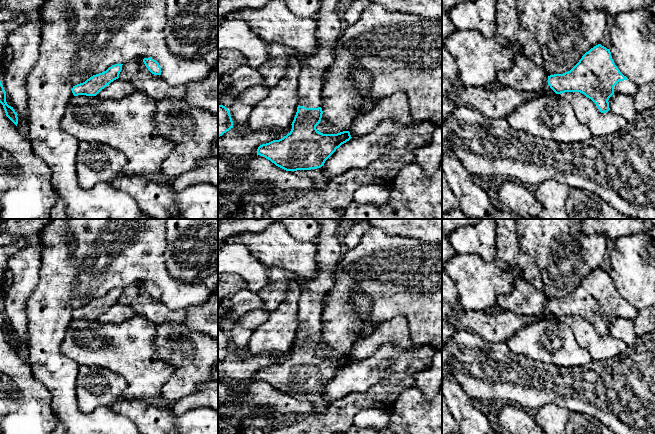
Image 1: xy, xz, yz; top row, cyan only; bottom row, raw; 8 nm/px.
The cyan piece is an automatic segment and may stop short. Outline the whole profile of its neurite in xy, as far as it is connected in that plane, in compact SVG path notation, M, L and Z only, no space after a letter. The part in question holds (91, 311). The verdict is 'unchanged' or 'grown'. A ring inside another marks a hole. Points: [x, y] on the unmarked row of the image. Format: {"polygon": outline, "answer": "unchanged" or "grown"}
{"polygon": "M115 288L109 291L106 295L93 299L85 306L73 310L72 317L74 320L86 319L96 320L111 306L119 302L123 288Z", "answer": "unchanged"}

